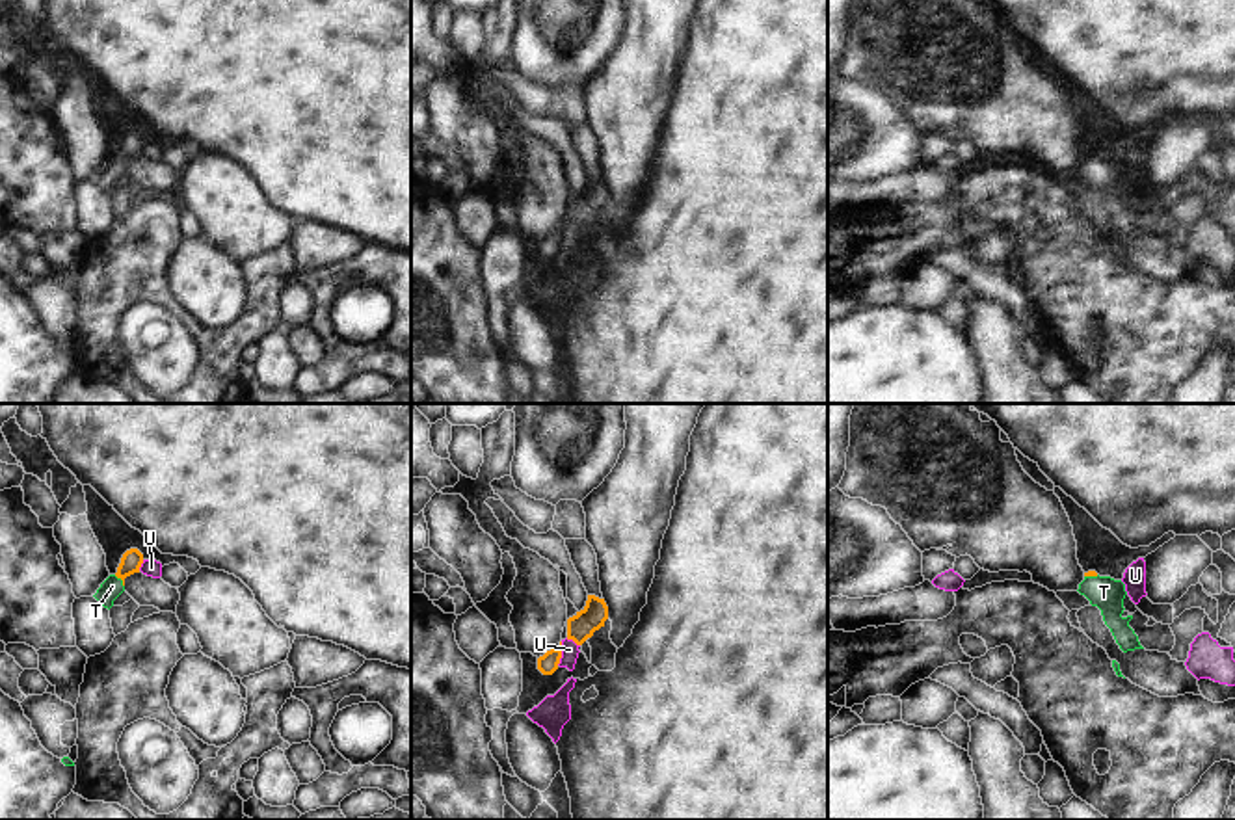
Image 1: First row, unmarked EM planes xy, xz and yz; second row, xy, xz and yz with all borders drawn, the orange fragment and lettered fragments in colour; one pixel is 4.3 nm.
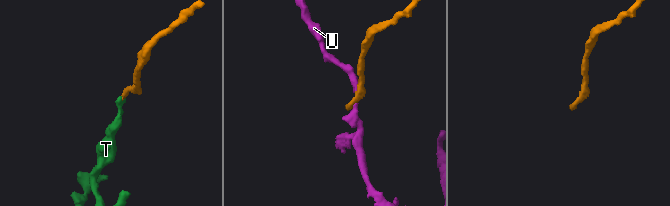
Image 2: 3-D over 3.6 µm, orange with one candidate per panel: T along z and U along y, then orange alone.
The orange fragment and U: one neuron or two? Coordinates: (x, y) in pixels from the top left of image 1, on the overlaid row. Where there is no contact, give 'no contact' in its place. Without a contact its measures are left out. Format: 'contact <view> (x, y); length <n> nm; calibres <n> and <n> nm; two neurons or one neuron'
contact xz (560, 653); length 110 nm; calibres 90 and 80 nm; two neurons

